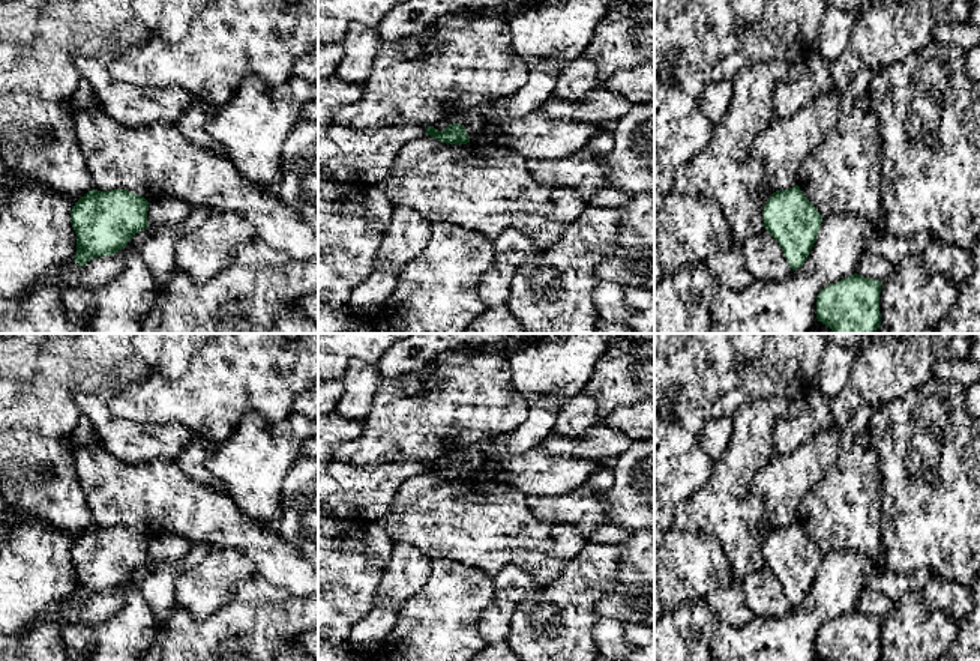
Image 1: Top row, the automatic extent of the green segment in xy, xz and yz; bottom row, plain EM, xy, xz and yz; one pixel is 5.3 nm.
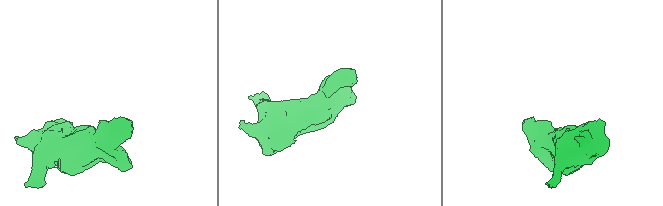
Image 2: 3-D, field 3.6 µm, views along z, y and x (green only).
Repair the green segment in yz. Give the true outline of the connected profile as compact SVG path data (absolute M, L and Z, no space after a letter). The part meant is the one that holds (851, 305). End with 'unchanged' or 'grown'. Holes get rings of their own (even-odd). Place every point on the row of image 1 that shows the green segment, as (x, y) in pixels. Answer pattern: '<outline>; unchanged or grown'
M854 273L824 287L816 297L816 318L834 334L873 334L881 324L882 281Z; unchanged

